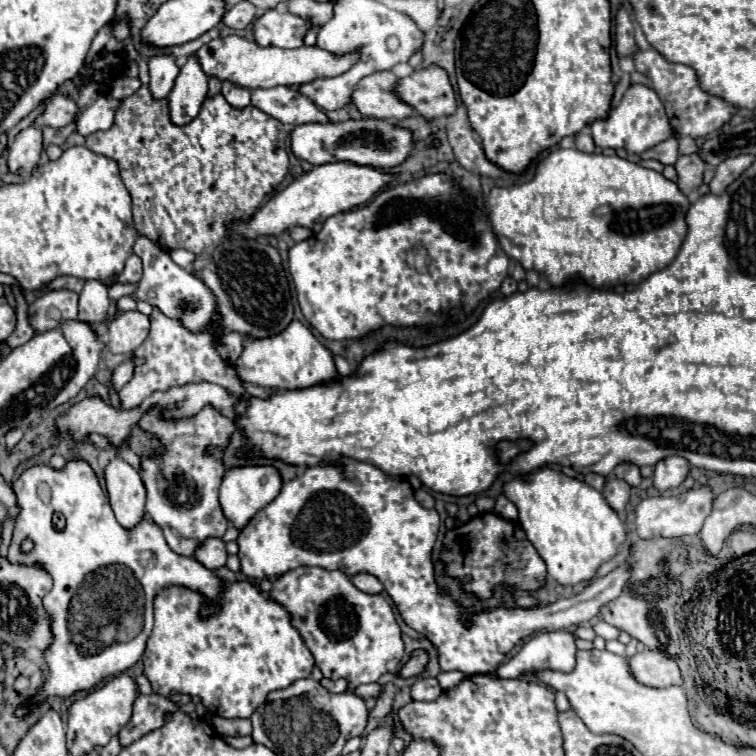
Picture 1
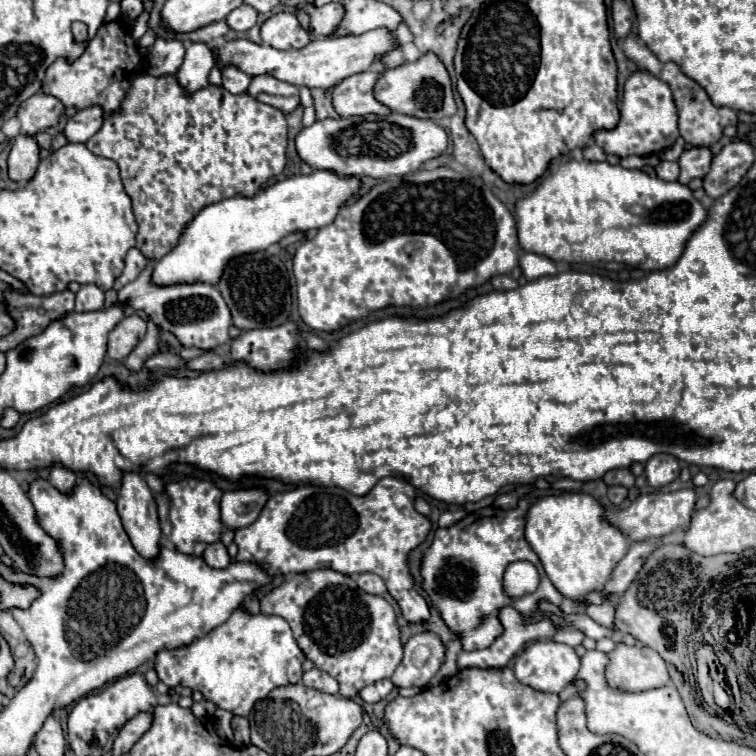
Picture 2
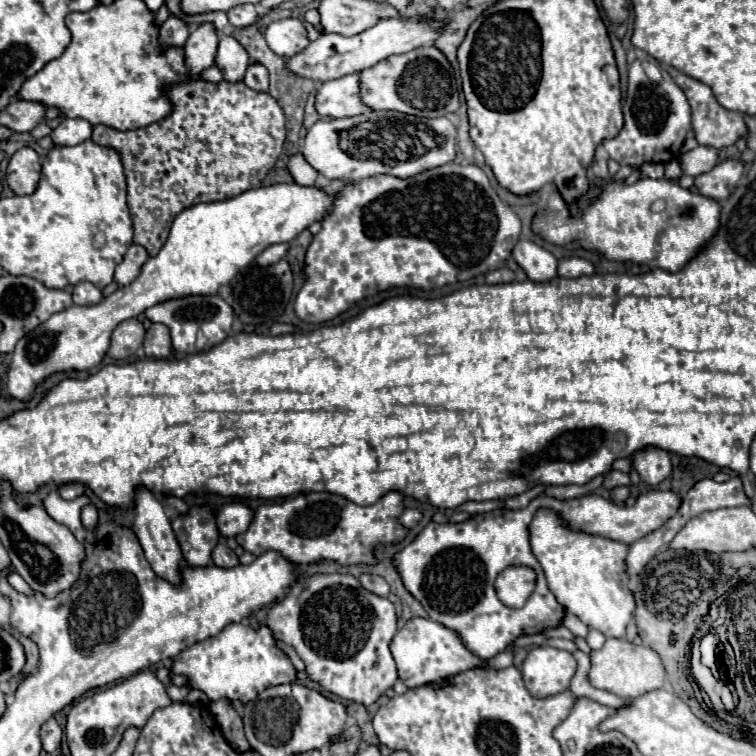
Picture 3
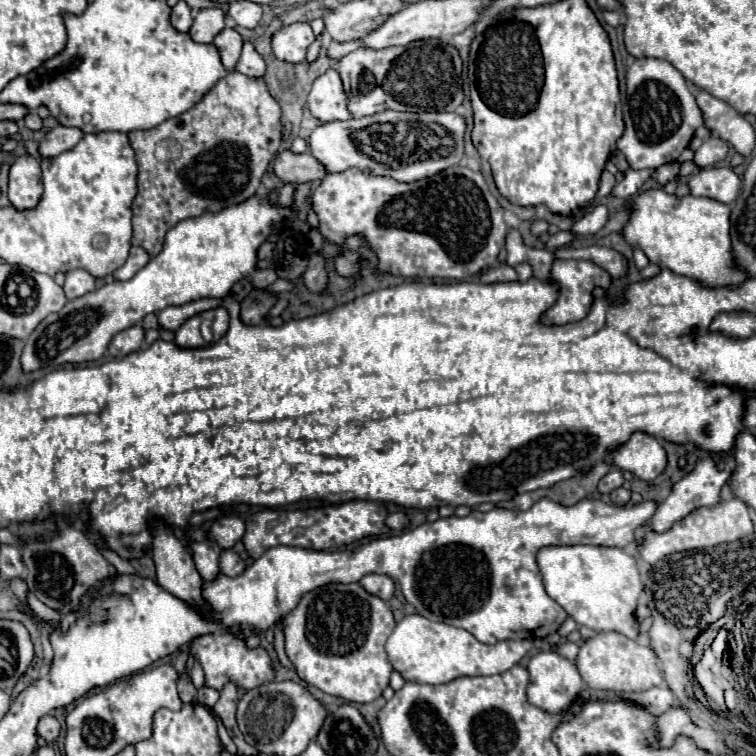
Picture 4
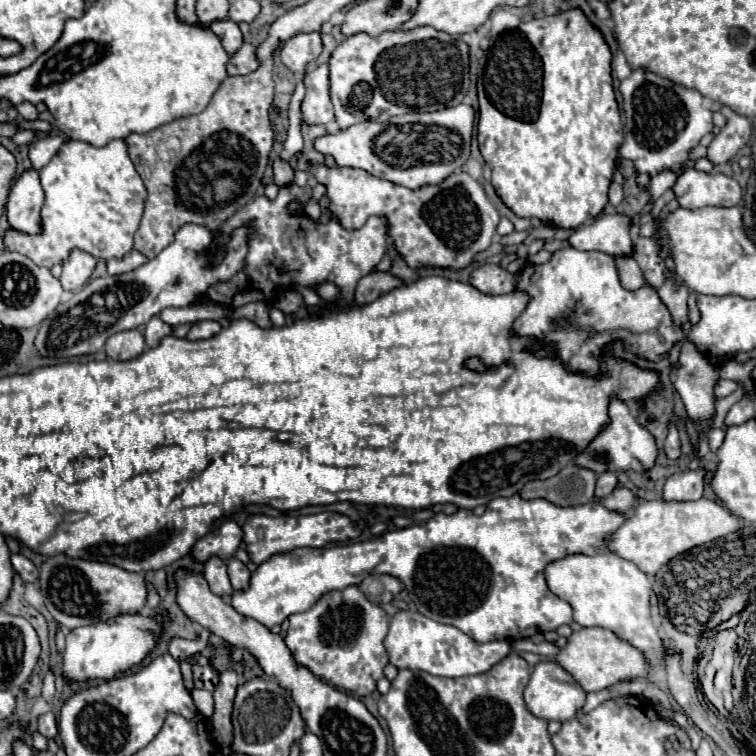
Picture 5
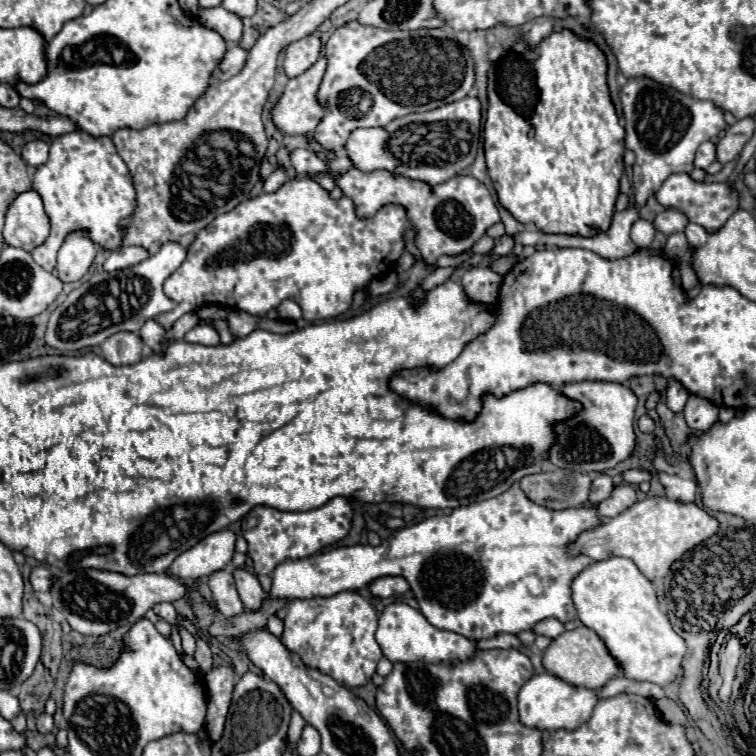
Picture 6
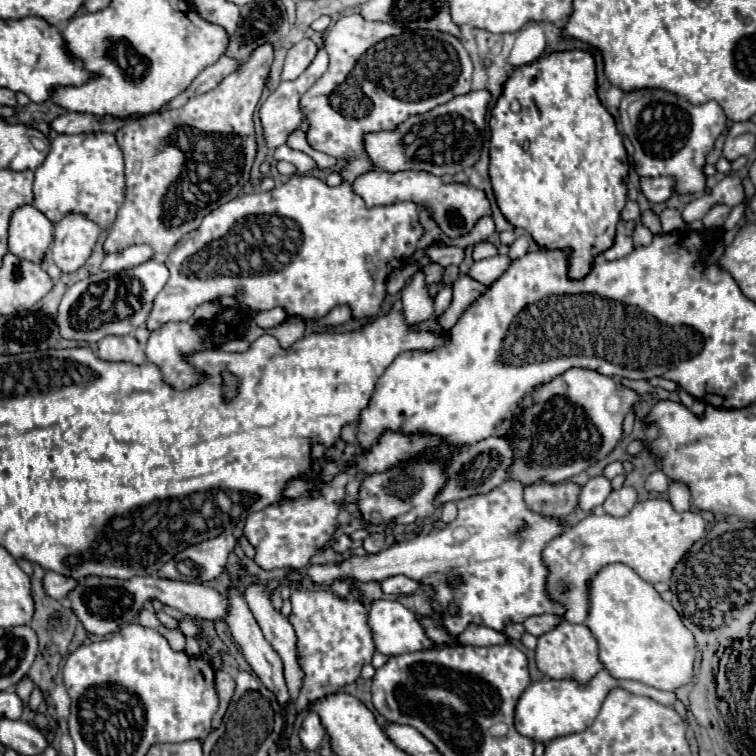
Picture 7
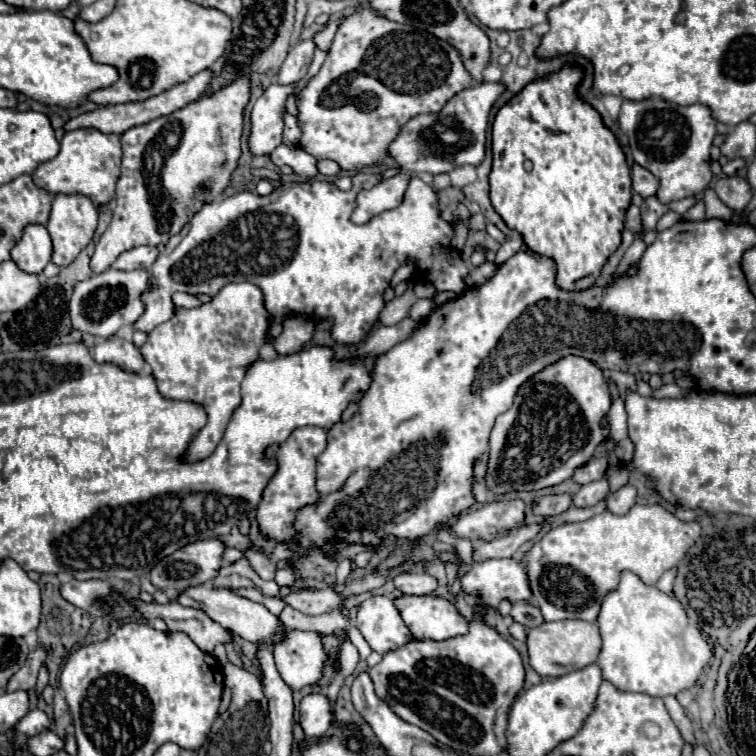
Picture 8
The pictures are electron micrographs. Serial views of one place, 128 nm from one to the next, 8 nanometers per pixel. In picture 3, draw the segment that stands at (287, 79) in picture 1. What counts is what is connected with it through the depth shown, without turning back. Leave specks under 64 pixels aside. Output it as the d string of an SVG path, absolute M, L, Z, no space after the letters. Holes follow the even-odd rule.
M386 18L356 36L322 34L318 40L310 42L302 52L288 58L286 70L300 78L330 82L330 80L342 78L346 74L354 74L354 72L372 68L374 64L378 64L380 60L384 60L388 56L410 52L422 44L432 44L438 36L438 30L440 30L438 22L422 22L418 18Z

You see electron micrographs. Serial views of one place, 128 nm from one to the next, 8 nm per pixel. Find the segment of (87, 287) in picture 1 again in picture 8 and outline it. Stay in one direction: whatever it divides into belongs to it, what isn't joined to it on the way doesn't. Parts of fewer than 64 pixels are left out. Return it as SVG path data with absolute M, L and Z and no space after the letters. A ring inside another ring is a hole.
M64 194L56 196L52 202L50 220L46 224L46 228L52 236L52 244L54 244L52 262L56 266L70 266L76 260L76 256L92 240L96 226L98 226L98 210L94 208L94 204L86 196L64 196Z

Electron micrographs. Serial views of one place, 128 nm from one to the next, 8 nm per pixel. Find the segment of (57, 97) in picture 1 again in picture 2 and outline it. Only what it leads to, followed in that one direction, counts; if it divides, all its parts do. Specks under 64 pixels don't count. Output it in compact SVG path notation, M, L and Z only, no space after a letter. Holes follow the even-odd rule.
M36 94L28 98L18 112L18 120L22 124L22 134L38 134L50 126L56 126L60 116L64 114L64 104L48 94Z

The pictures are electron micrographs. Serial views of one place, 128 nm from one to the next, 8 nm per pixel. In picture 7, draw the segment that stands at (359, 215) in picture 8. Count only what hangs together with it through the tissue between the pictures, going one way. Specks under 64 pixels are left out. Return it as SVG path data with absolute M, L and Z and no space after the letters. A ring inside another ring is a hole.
M370 170L362 176L358 176L352 184L352 190L366 202L368 208L380 206L380 204L392 204L392 202L416 202L418 206L426 206L448 238L460 238L472 232L476 222L484 216L490 216L490 202L484 194L484 190L478 190L470 184L458 184L458 182L444 182L438 176L432 176L428 172L384 172L384 170Z

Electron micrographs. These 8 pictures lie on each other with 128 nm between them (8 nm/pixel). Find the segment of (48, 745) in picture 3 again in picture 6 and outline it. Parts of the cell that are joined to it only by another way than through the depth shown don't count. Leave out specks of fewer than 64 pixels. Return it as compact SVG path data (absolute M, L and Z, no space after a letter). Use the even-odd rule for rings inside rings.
M44 712L44 714L40 714L40 716L36 718L36 726L38 726L38 732L42 732L42 734L54 732L54 718Z

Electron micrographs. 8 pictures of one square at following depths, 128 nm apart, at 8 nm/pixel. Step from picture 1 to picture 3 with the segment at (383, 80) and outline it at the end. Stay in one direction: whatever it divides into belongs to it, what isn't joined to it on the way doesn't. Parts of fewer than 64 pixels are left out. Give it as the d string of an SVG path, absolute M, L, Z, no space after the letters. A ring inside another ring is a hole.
M348 74L324 82L316 94L316 110L320 116L328 118L348 118L370 112L360 96L360 76Z

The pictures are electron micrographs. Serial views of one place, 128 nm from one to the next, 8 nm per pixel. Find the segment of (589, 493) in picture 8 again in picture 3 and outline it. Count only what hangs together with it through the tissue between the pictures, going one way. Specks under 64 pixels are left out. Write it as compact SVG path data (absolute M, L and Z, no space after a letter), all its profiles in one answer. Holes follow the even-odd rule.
M610 470L608 474L604 474L604 488L606 490L612 490L612 488L616 488L616 486L628 486L630 484L630 478L628 478L628 474L624 474L624 472L620 472L620 470Z

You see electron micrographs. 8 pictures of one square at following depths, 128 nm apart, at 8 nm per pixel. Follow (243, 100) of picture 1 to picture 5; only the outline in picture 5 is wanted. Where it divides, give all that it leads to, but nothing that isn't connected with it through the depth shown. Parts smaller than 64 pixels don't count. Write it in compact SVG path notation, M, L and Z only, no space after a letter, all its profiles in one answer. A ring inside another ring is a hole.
M222 20L222 22L212 24L210 30L220 38L224 50L226 50L230 56L236 54L238 48L242 46L242 32L240 32L240 28L238 28L236 22L232 22L232 20Z

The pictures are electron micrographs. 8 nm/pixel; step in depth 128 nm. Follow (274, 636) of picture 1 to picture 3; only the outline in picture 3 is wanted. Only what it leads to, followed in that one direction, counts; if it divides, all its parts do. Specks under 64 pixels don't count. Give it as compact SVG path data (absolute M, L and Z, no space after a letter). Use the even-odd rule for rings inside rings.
M232 622L220 634L182 650L172 658L170 672L186 676L188 686L202 690L212 702L226 698L228 702L248 704L264 688L296 682L296 668L290 656L276 646L274 632L268 626L252 628L242 622Z

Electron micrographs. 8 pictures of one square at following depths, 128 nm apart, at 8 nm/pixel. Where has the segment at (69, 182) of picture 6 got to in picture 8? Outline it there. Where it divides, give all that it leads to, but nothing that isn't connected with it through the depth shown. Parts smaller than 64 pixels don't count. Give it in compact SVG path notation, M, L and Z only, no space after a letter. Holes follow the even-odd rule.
M82 128L66 132L60 142L60 152L56 158L40 164L32 174L34 184L48 194L82 194L92 200L96 208L106 206L116 196L116 182L120 178L120 162L122 162L122 148L118 134L102 134L94 128Z

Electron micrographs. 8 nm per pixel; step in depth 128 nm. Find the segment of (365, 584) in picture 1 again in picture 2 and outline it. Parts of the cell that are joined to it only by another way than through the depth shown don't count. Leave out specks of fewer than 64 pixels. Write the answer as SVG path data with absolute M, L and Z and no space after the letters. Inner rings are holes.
M358 574L356 576L356 584L364 590L364 592L368 592L368 594L384 594L386 592L386 586L384 586L384 582L382 582L382 578L380 576L376 576L376 574Z

